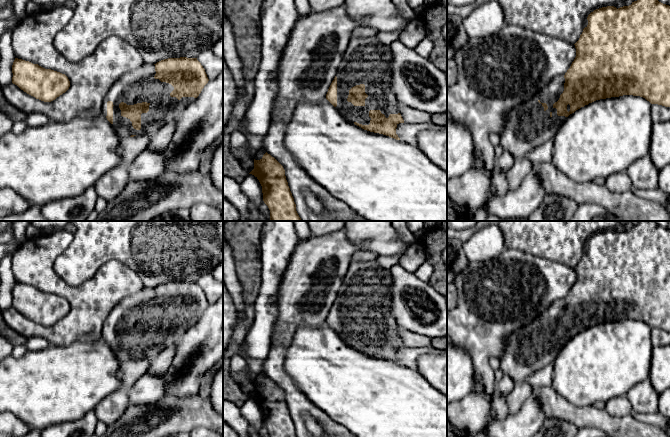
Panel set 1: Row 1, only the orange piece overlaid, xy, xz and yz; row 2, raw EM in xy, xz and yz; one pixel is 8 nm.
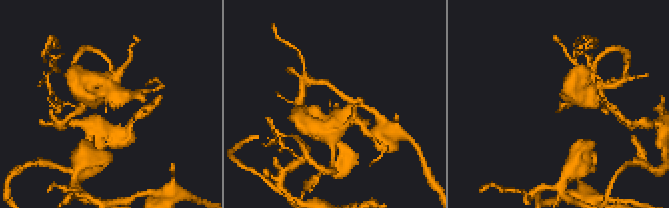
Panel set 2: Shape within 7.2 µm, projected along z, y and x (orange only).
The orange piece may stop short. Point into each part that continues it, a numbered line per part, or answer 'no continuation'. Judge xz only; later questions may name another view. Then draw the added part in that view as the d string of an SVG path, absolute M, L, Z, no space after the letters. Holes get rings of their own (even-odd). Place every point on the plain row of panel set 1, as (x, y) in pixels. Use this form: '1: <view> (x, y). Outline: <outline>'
1: xz (366, 285). Outline: M376 260L354 261L344 278L344 281L337 294L337 330L338 335L350 346L357 346L362 349L369 349L371 342L370 334L380 334L386 342L390 338L398 338L398 331L402 328L396 323L395 318L390 311L391 302L391 273L389 269L380 266ZM364 308L365 317L368 321L365 323L364 330L354 330L347 325L349 314L356 310Z

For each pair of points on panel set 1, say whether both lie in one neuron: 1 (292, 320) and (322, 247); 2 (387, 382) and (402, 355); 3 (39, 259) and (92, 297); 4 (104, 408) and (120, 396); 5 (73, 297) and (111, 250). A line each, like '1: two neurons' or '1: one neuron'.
1: one neuron
2: two neurons
3: one neuron
4: one neuron
5: two neurons

